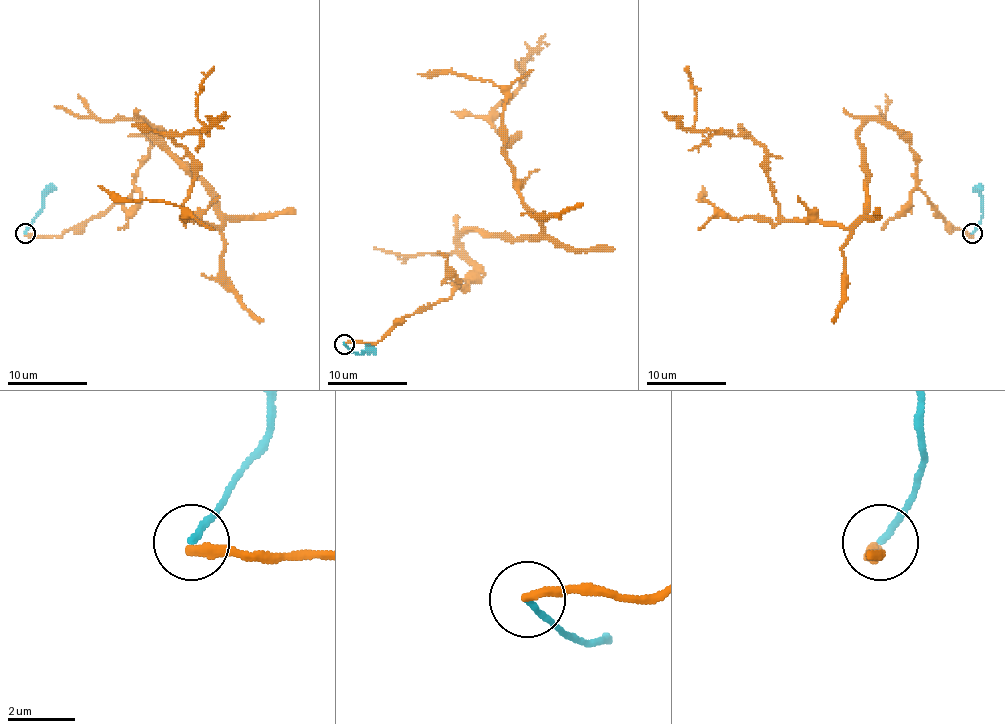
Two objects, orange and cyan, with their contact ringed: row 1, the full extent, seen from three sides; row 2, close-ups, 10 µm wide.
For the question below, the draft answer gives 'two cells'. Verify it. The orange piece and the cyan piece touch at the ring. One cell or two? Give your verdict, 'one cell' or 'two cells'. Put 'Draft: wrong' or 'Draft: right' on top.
Draft: right
two cells

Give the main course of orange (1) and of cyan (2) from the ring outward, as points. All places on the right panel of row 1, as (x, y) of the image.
1: (973, 233), (867, 118), (865, 211), (788, 221), (768, 150), (696, 130), (686, 66)
2: (973, 233), (983, 215), (979, 184)

